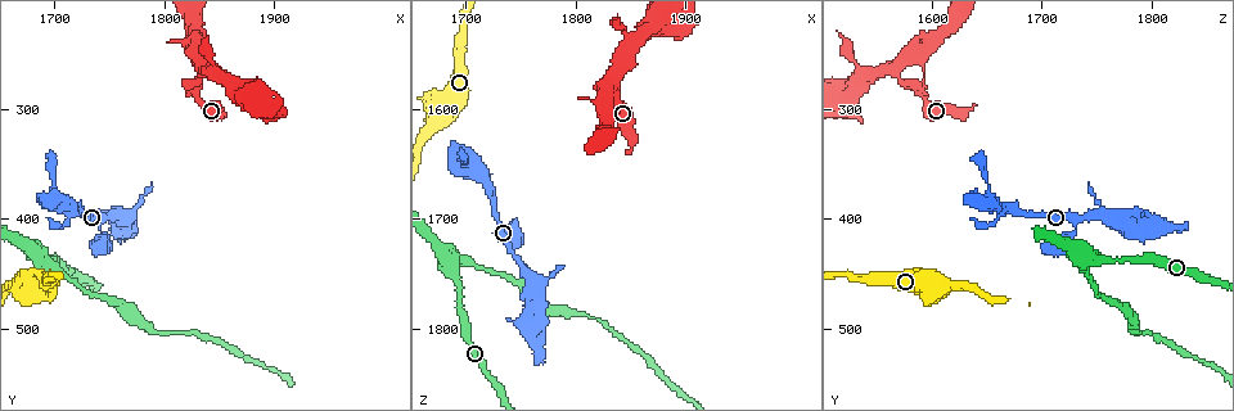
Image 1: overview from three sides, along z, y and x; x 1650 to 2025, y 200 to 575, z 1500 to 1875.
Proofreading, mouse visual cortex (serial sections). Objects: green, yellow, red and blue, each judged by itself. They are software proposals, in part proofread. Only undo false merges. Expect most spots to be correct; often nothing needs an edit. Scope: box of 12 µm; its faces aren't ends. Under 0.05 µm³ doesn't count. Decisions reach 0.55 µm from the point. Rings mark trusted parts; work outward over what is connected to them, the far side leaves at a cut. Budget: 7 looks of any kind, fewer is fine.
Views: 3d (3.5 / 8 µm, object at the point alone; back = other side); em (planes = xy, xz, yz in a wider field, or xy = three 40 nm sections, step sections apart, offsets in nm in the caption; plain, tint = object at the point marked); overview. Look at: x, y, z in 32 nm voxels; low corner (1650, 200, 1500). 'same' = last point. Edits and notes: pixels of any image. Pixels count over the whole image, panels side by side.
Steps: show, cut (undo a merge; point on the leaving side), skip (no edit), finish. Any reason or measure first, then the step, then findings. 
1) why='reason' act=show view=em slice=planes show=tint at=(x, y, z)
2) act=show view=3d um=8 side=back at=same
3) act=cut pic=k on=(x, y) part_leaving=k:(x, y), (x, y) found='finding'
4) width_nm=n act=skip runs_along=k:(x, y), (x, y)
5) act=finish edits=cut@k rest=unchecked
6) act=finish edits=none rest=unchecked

why='branch point' act=show view=3d um=8 at=(1700, 382, 1652)

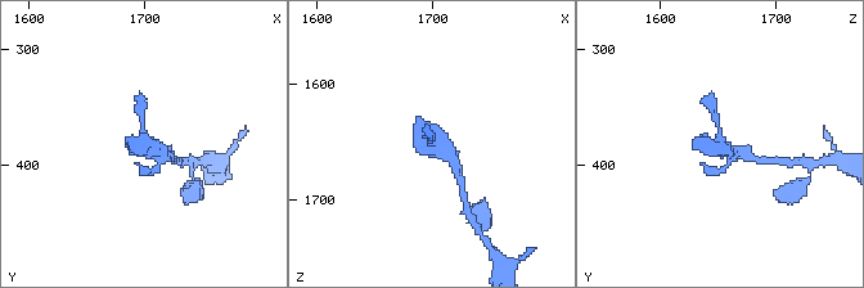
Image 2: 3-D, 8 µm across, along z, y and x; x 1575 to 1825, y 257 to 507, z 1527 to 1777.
act=show view=em slice=xy step=2 show=tint at=(1700, 384, 1654)

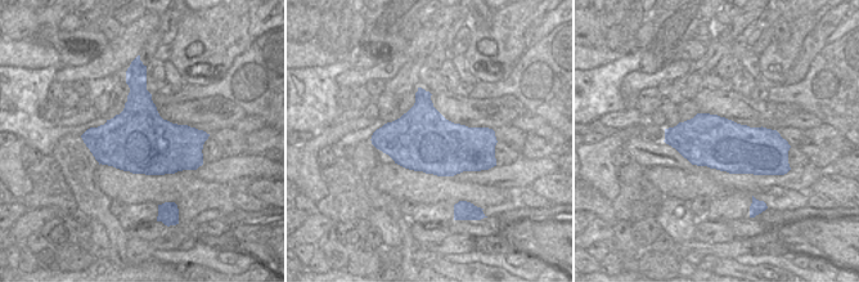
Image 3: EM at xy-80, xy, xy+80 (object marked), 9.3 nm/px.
act=skip runs_along=2:(458, 167), (432, 145), (417, 117) found='one cell here'

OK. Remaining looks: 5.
why='sudden change in width' act=show view=3d um=3.5 side=back at=(1766, 406, 1796)

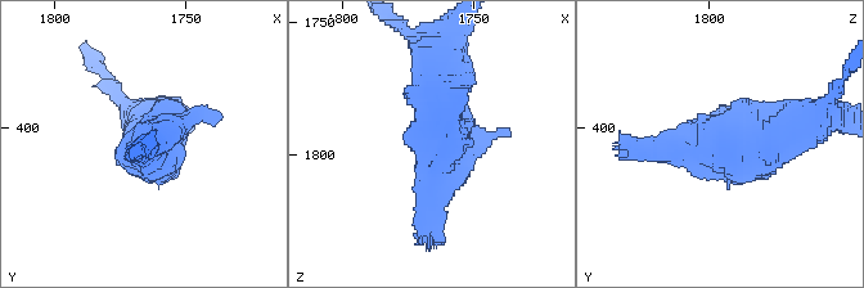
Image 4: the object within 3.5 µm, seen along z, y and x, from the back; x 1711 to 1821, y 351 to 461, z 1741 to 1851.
why='now the EM' act=show view=em slice=xy step=5 show=tint at=(1763, 408, 1795)

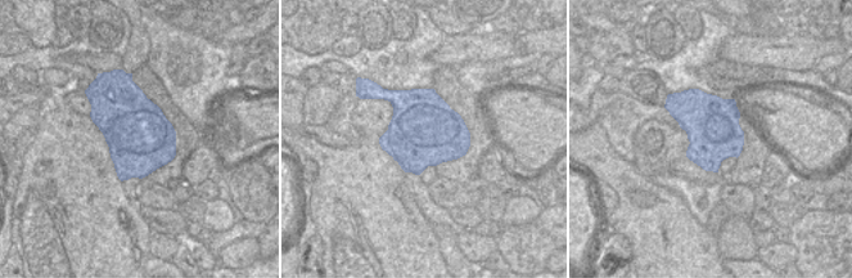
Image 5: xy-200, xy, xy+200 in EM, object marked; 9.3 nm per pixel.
act=skip found='continuous, no second cell'

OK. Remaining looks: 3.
why='three-way junction' act=show view=em slice=xy step=5 show=tint at=(1686, 436, 1748)

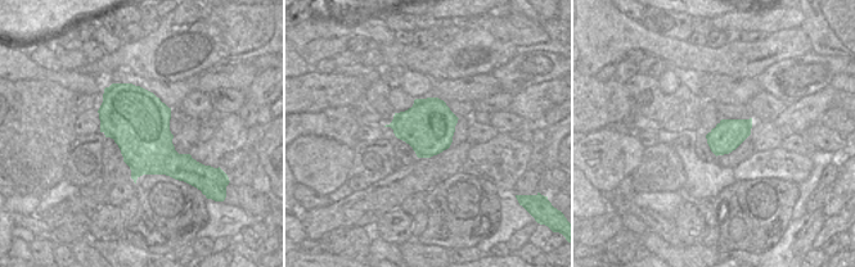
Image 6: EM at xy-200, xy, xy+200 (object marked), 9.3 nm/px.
why='wider look' act=show view=3d um=3.5 at=same

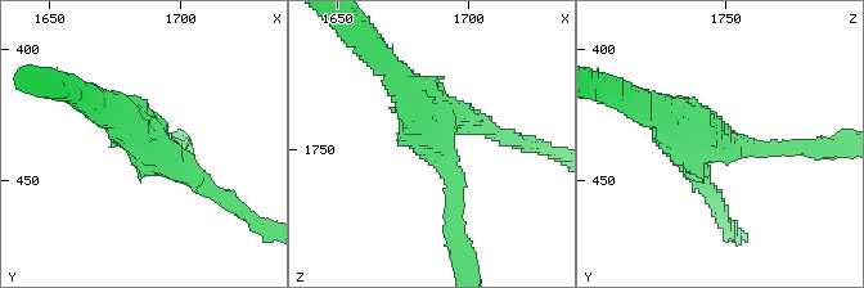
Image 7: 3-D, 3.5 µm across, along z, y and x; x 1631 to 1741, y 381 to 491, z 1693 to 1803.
width_nm=500 act=skip runs_along=7:(453, 203), (433, 124), (496, 134) found='one cell here'

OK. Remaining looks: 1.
act=finish edits=none rest=unchecked

